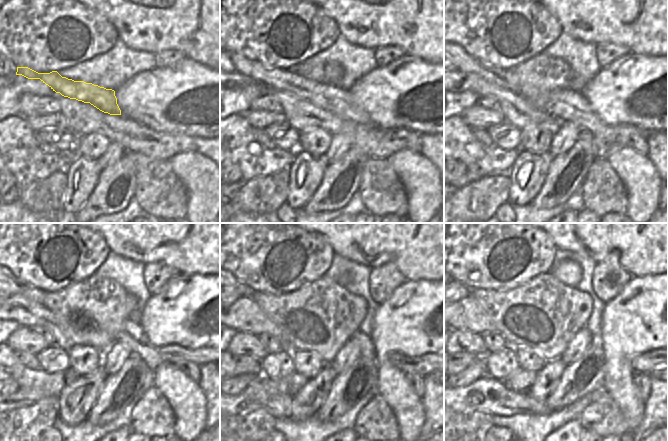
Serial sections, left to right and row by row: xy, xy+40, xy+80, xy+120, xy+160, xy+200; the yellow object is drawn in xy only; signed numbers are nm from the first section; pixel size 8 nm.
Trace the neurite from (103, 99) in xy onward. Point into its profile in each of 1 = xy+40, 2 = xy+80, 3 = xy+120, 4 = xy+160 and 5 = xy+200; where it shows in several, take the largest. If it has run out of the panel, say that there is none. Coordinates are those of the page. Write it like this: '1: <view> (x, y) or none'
1: xy+40 (335, 101)
2: xy+80 (563, 104)
3: xy+120 (132, 335)
4: xy+160 (423, 365)
5: xy+200 (647, 362)

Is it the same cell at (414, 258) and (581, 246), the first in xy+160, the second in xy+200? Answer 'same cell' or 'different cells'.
same cell

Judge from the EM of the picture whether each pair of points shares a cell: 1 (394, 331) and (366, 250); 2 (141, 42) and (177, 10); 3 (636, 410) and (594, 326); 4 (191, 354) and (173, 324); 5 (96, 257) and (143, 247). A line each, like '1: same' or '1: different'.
1: different
2: same
3: different
4: different
5: different

